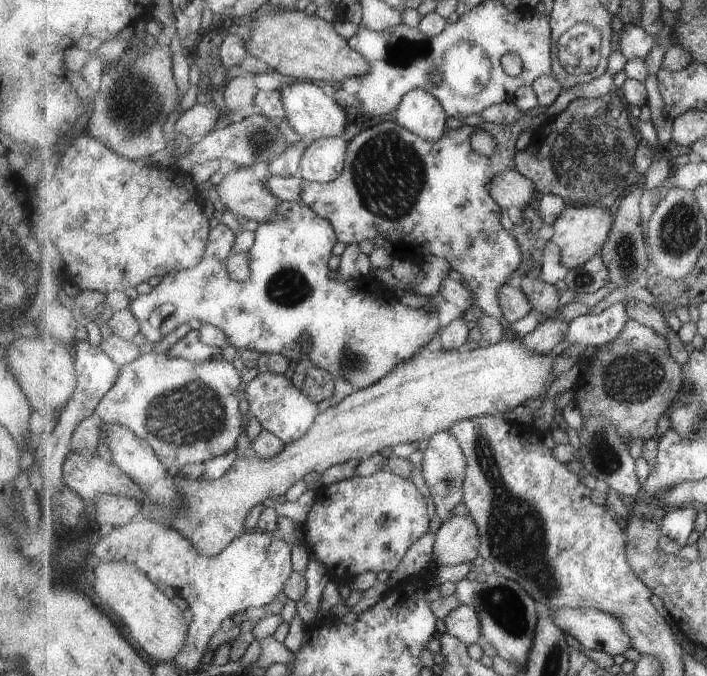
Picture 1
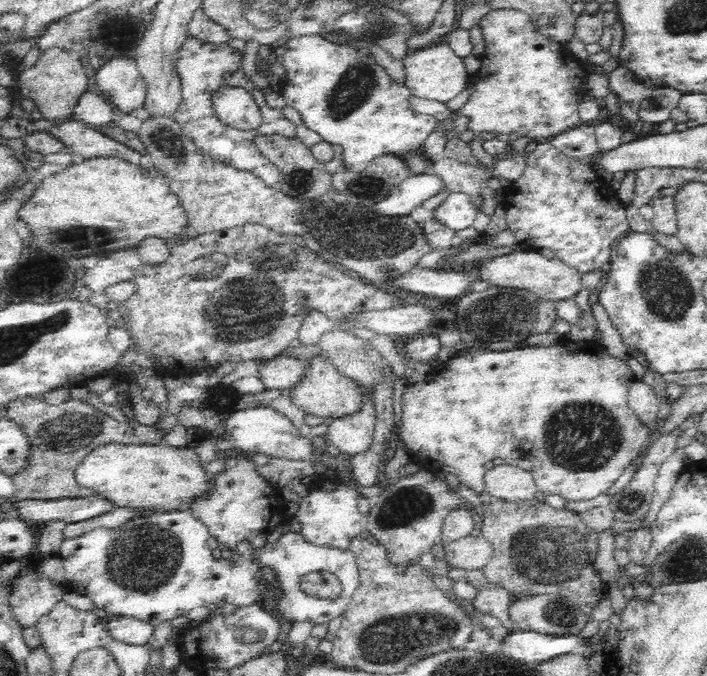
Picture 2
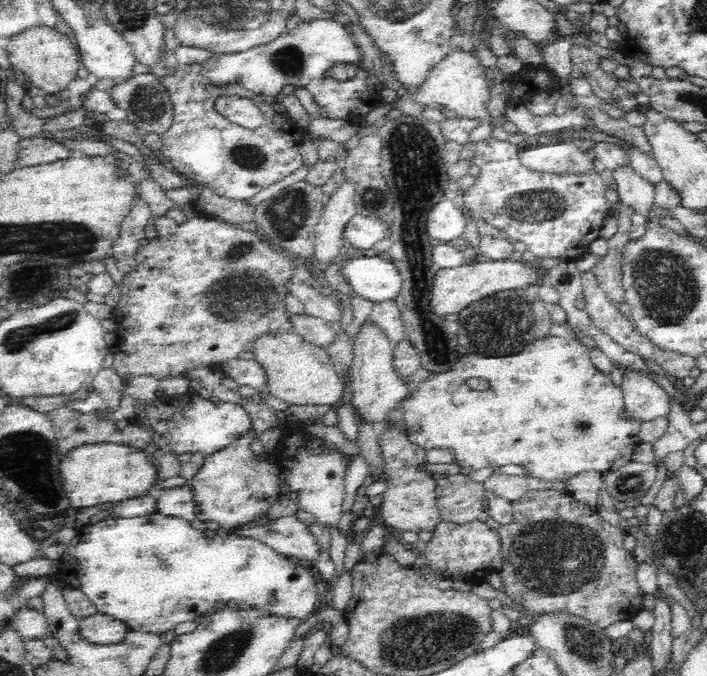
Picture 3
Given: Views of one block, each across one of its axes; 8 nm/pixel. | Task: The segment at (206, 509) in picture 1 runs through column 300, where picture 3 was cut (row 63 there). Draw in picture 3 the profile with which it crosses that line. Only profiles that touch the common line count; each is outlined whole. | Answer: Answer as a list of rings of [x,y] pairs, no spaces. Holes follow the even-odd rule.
[[[453,49],[442,62],[438,63],[438,66],[434,66],[422,90],[412,94],[412,100],[418,104],[442,105],[448,110],[454,110],[457,118],[481,119],[489,117],[490,92],[490,80],[486,76],[486,68],[482,66],[480,59],[472,52]]]

